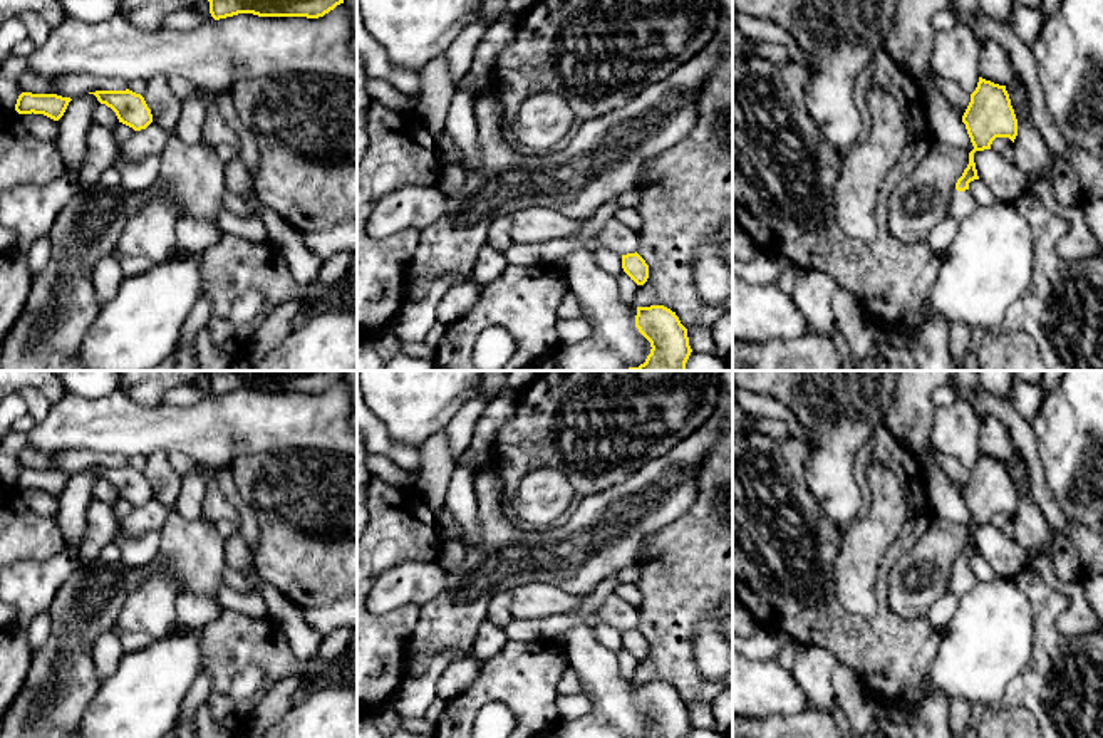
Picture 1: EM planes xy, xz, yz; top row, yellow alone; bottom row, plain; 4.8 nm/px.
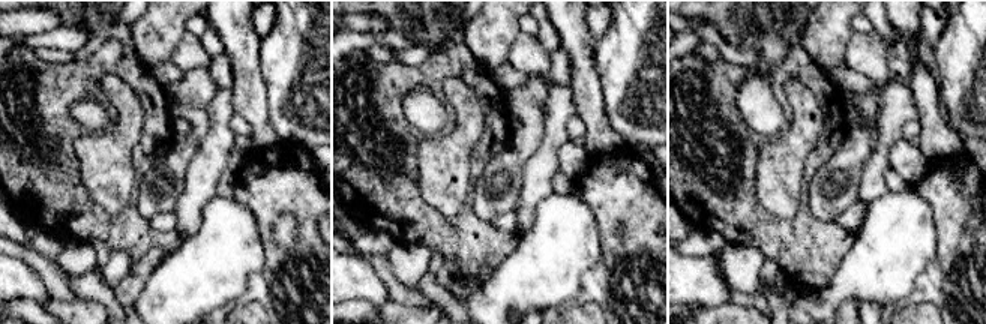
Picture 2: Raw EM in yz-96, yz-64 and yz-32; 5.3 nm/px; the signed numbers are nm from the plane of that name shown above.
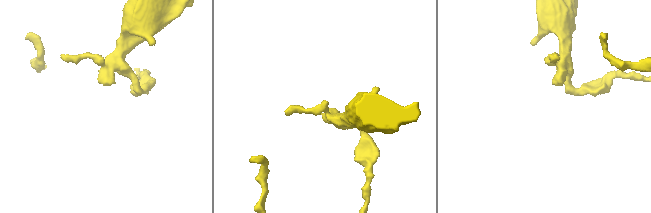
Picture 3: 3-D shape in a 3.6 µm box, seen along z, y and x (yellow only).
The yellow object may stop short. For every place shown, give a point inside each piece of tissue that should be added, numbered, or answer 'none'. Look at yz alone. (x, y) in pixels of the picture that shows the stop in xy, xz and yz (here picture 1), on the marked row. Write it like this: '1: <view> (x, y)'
1: yz (963, 203)

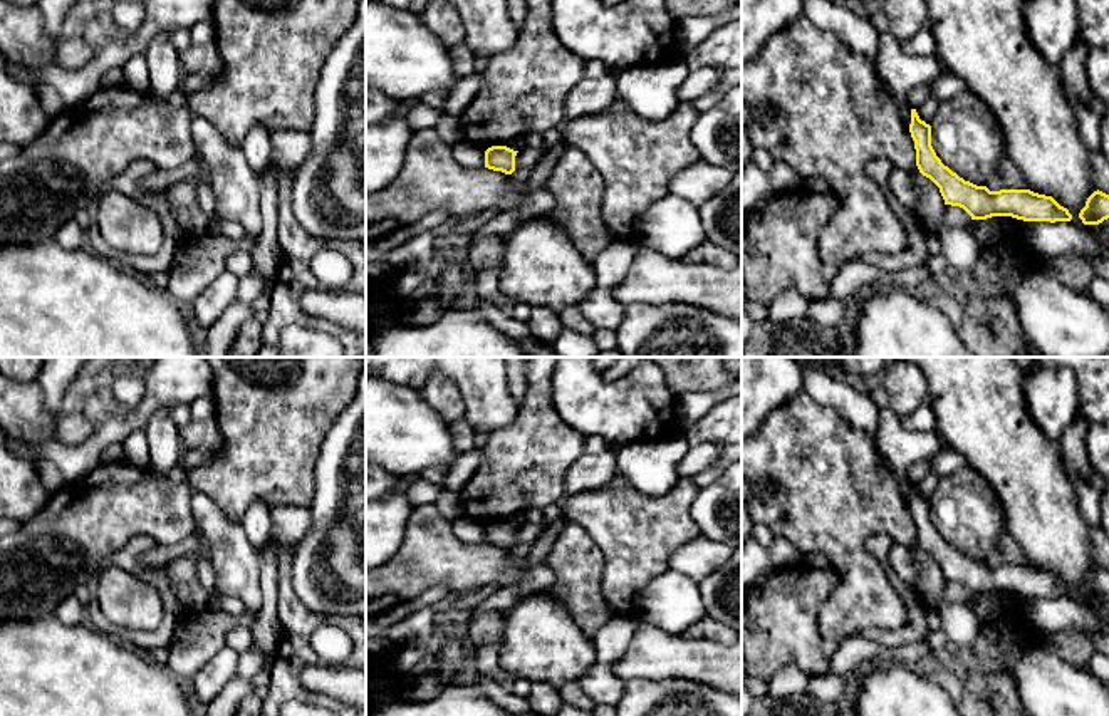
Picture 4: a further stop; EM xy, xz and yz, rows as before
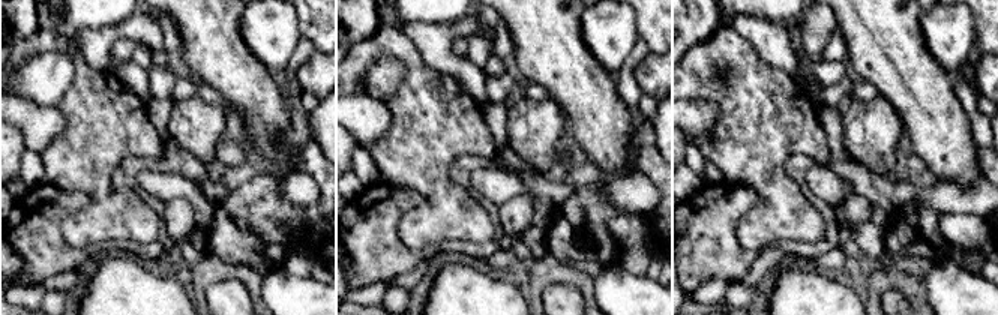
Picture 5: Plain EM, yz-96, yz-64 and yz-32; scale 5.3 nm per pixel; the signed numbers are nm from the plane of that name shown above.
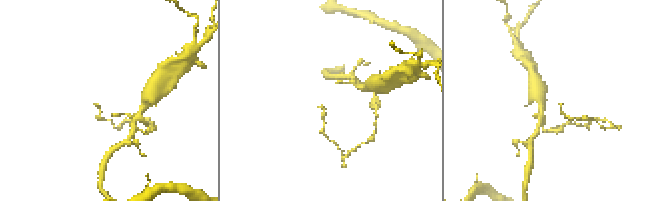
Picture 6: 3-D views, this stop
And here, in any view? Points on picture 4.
none

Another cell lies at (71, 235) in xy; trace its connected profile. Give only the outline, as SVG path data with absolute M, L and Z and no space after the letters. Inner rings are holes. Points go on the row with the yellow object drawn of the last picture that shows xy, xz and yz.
M69 220L59 228L55 240L64 248L75 250L84 245L86 236L84 236L84 230L74 220Z

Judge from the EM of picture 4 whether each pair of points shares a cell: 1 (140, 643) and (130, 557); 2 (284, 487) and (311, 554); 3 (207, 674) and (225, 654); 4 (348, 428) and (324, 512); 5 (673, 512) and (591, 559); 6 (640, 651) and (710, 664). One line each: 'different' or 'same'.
1: same
2: different
3: same
4: same
5: different
6: same

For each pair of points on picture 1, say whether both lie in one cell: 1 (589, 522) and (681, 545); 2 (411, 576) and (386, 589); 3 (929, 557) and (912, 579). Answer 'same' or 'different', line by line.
1: different
2: same
3: same

